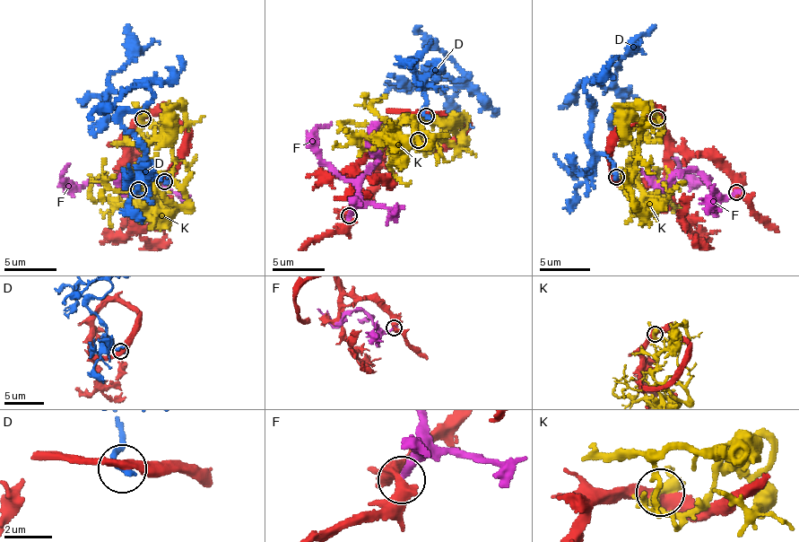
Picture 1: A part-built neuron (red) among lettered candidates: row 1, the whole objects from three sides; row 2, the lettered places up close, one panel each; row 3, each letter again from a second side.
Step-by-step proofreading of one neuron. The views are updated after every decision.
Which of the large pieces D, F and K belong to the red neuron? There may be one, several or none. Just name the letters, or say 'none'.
none

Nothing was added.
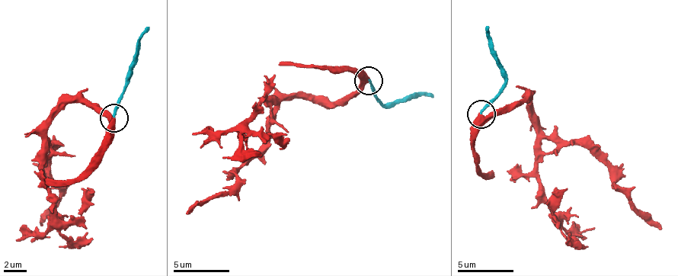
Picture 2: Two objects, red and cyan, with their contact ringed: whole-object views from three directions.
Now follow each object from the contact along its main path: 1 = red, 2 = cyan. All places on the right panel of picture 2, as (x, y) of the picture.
1: (481, 113), (493, 115), (530, 98), (534, 120), (547, 136), (578, 142), (609, 170), (622, 194), (661, 229)
2: (481, 113), (503, 83), (489, 25)

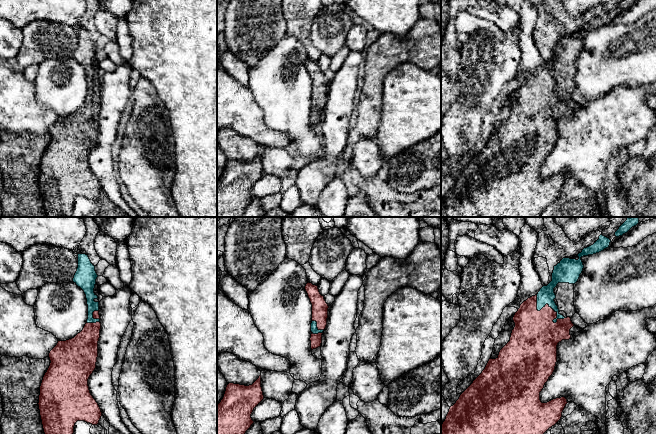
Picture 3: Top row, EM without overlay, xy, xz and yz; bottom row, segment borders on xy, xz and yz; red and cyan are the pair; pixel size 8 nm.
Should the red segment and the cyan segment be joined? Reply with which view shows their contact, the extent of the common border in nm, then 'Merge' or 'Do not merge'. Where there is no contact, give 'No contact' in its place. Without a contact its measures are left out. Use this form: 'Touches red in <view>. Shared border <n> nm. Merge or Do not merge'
Touches red in yz. Shared border 300 nm. Merge

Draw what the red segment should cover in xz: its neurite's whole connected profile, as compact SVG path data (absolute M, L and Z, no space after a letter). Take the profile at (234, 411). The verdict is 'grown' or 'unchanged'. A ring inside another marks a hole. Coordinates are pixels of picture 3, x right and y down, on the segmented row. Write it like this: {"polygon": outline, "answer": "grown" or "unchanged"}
{"polygon": "M261 375L249 386L229 383L223 399L217 405L217 434L245 434L254 421L251 414L254 408L264 399L261 387Z", "answer": "unchanged"}

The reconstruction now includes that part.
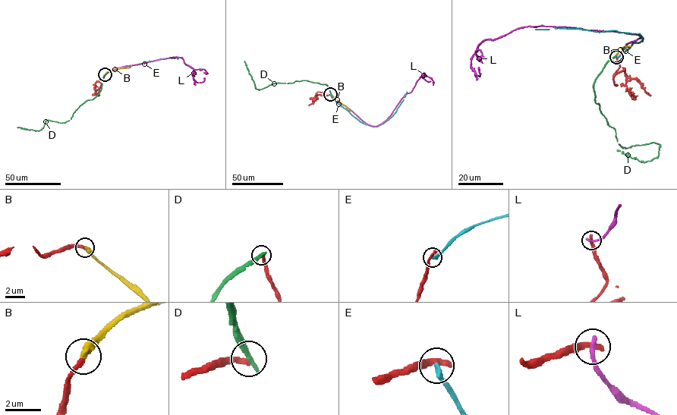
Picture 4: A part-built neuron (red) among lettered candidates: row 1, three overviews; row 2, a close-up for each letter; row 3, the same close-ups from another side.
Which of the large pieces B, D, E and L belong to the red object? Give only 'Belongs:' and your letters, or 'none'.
Belongs: B

